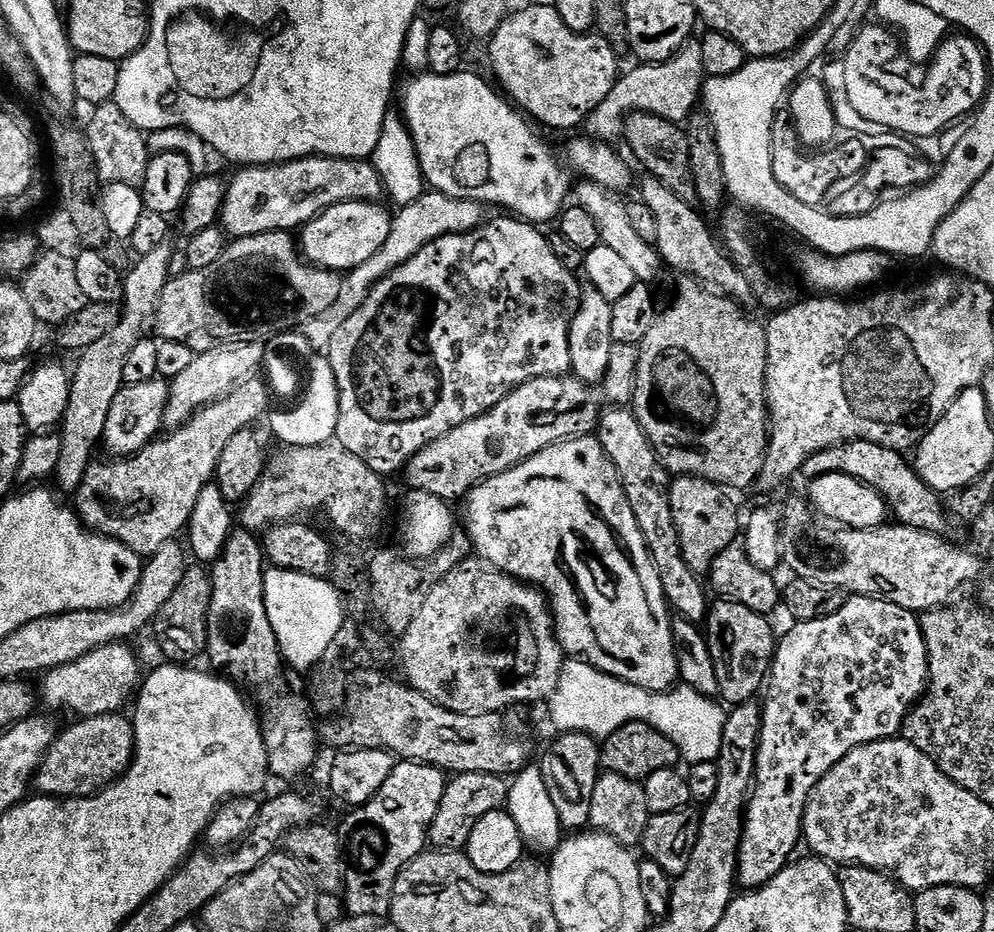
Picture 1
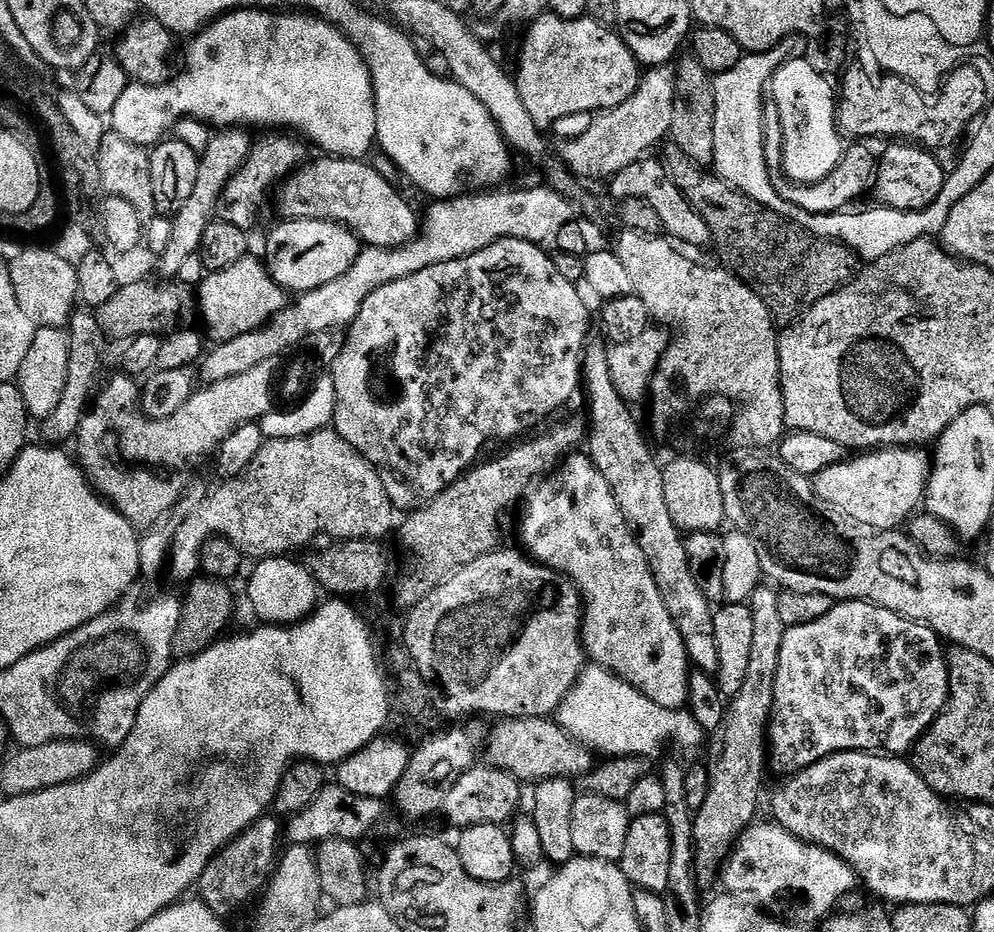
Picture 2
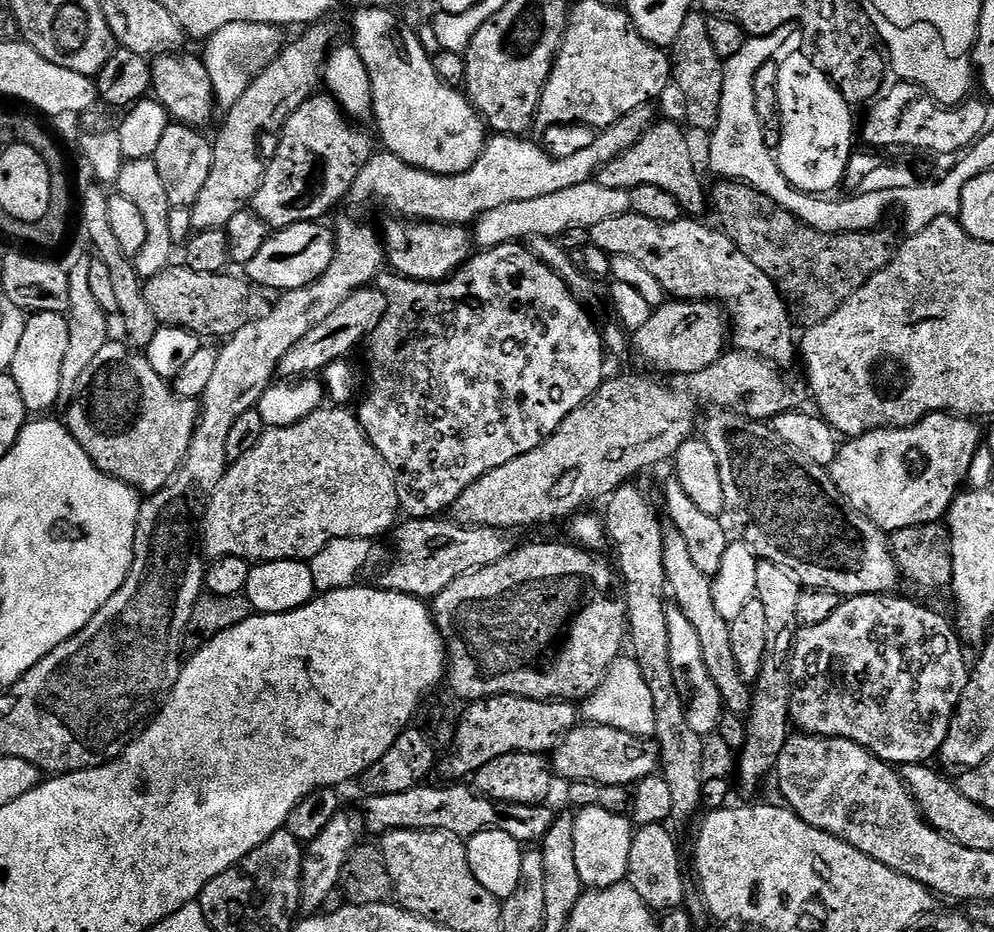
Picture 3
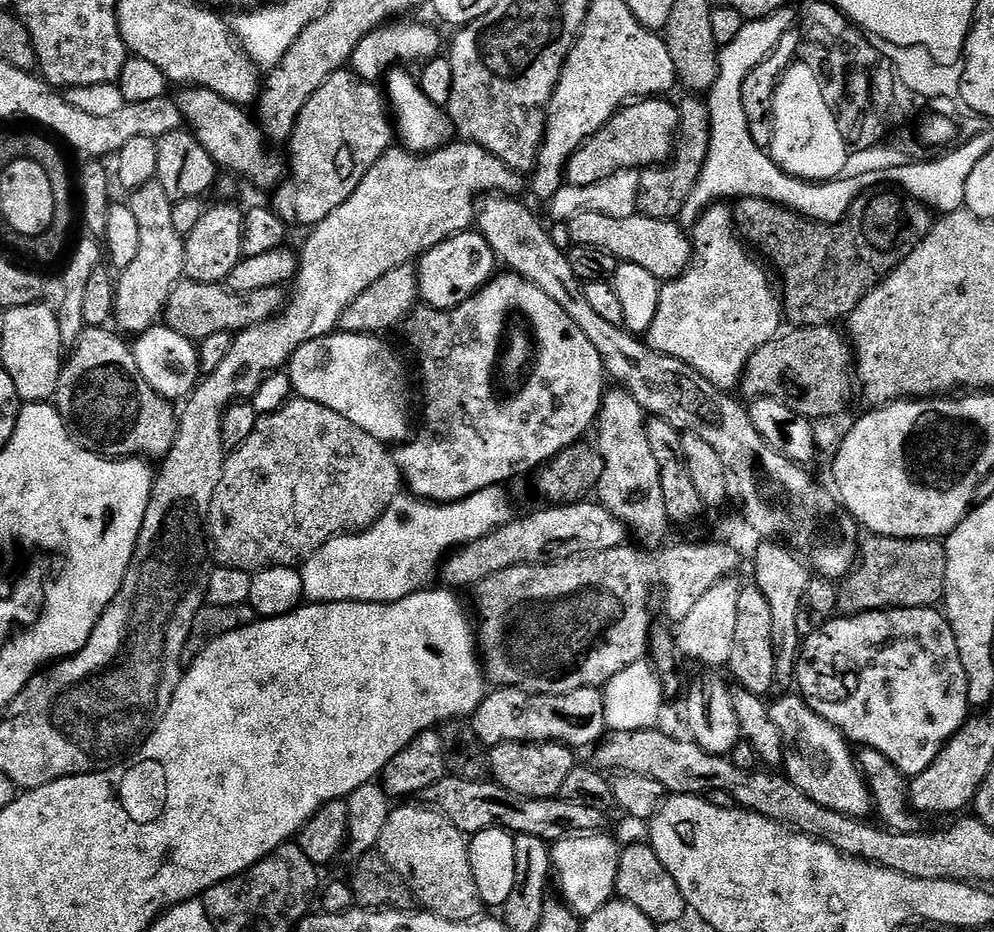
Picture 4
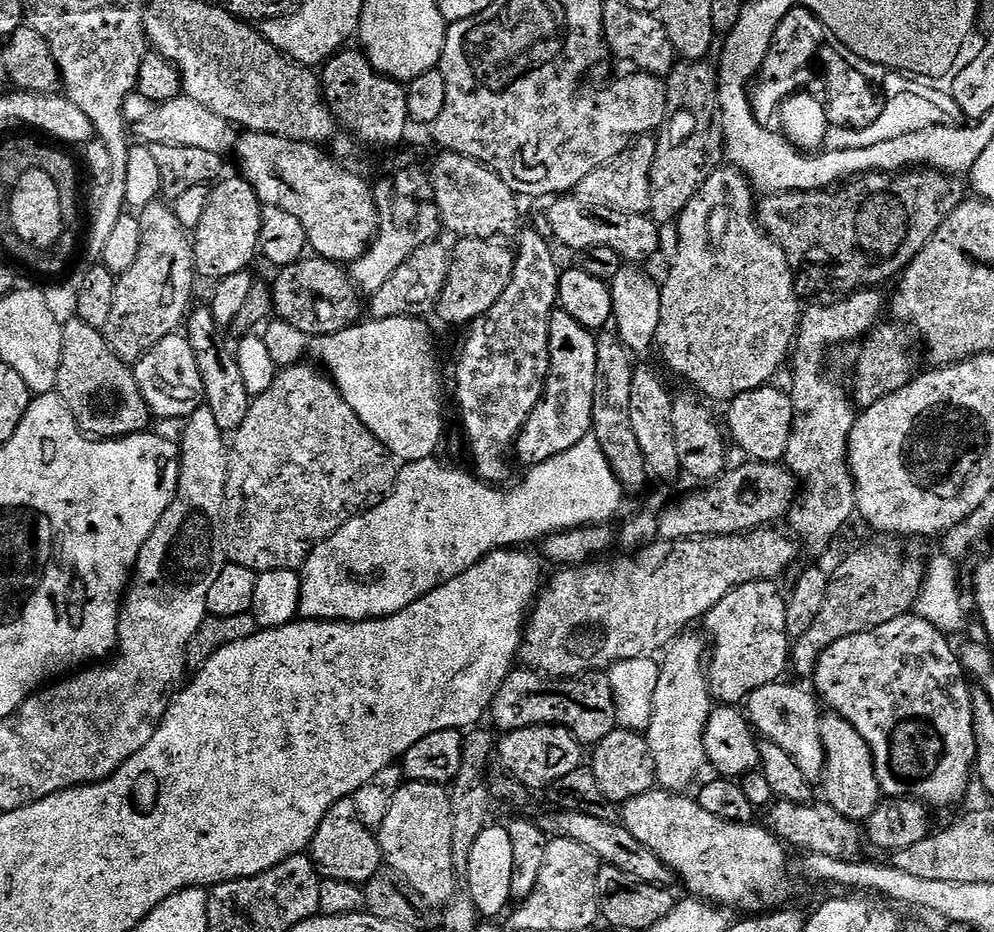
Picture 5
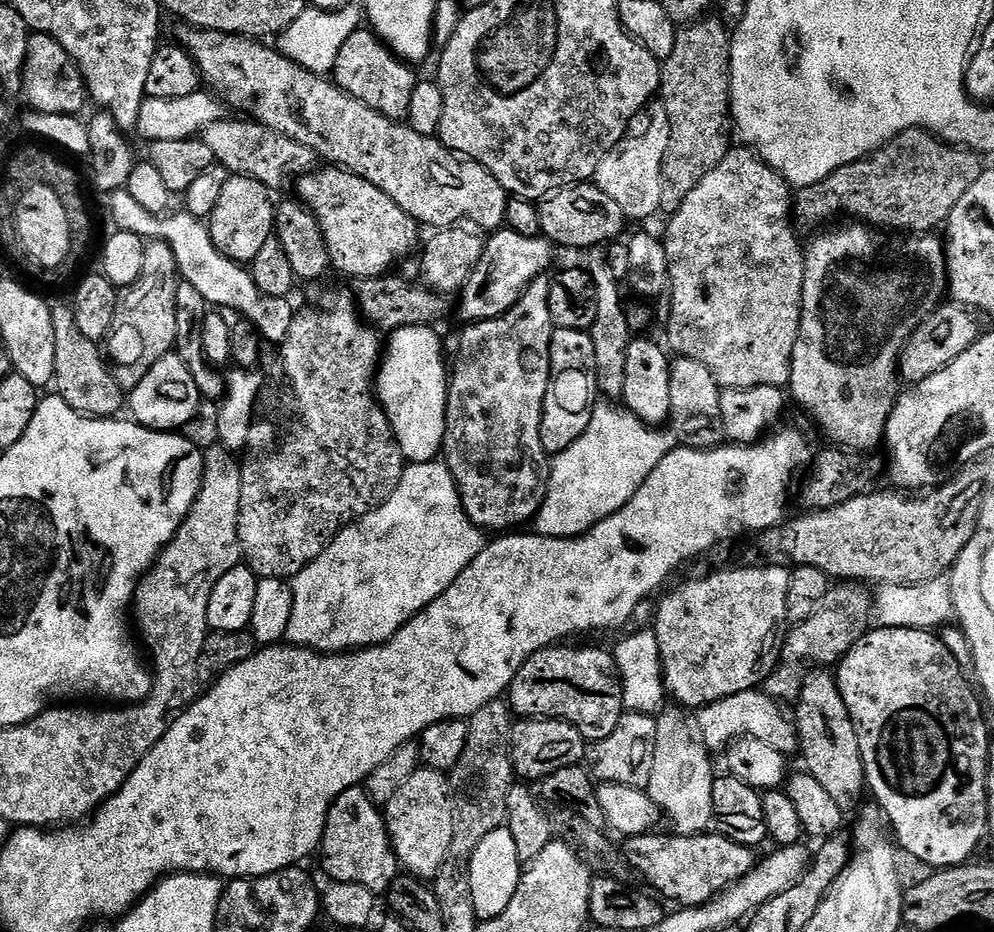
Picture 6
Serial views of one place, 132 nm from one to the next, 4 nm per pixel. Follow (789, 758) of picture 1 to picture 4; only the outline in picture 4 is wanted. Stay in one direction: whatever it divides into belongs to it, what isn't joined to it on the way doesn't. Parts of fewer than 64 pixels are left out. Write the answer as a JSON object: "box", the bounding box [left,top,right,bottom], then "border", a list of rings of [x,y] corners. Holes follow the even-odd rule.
{"box":[798,607,970,778],"border":[[[935,607],[887,608],[877,612],[863,612],[857,616],[837,615],[826,626],[822,626],[820,632],[815,632],[803,641],[798,661],[798,692],[818,715],[826,718],[826,722],[833,724],[853,745],[873,748],[886,754],[896,769],[908,778],[915,778],[930,767],[970,715],[966,670],[962,670],[962,658],[958,658],[958,642],[954,642],[954,630],[948,624],[947,615]]]}

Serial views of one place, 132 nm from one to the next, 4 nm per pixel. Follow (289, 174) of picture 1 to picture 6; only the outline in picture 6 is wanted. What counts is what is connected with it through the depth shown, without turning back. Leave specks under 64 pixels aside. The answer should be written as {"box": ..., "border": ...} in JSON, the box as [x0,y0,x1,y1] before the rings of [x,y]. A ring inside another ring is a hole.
{"box":[458,226,554,326],"border":[[[507,226],[491,233],[484,241],[482,258],[478,258],[478,266],[474,266],[474,274],[465,282],[458,292],[460,298],[460,316],[468,326],[483,326],[488,321],[506,314],[522,298],[526,286],[534,282],[534,278],[545,275],[552,264],[554,245],[543,235],[527,236],[514,234]]]}

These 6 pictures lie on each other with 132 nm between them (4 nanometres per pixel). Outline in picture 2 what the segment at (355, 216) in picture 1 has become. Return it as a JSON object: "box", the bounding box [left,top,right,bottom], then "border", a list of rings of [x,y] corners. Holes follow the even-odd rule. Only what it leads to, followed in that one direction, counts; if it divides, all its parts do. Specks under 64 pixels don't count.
{"box":[264,219,362,294],"border":[[[298,219],[280,222],[266,242],[264,261],[275,280],[299,294],[309,292],[346,274],[357,260],[362,242],[357,233],[333,220]]]}

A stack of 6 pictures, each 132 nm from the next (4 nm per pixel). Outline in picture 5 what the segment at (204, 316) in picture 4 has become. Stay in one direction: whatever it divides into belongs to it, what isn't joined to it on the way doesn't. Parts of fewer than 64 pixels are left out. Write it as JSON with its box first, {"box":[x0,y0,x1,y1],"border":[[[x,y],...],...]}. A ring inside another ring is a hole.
{"box":[271,258,361,338],"border":[[[305,258],[294,262],[290,266],[279,269],[275,275],[276,280],[273,279],[271,281],[272,310],[275,319],[282,322],[290,322],[290,326],[294,326],[294,330],[302,330],[302,334],[306,334],[310,338],[315,338],[317,336],[333,336],[342,330],[351,328],[354,324],[361,323],[361,293],[358,291],[356,285],[352,283],[351,275],[341,265],[335,264],[332,260]]]}

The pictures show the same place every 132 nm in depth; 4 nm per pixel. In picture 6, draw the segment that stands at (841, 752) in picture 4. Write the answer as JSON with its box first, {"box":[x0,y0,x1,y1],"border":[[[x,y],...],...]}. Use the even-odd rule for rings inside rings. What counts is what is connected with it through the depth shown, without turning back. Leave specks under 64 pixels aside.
{"box":[695,690,800,758],"border":[[[753,690],[734,694],[730,698],[722,698],[713,704],[706,704],[695,713],[699,739],[709,753],[723,753],[733,742],[747,738],[766,742],[766,746],[774,746],[785,758],[791,757],[800,747],[800,739],[796,733],[793,717],[783,712],[781,705],[762,690]]]}

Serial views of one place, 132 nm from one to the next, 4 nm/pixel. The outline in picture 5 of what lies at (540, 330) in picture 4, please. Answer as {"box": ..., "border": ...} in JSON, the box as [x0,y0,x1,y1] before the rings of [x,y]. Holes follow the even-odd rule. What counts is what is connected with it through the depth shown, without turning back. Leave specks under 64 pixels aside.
{"box":[514,310,598,466],"border":[[[557,310],[552,314],[550,322],[550,370],[548,381],[544,387],[544,399],[530,414],[530,418],[520,431],[520,436],[514,445],[514,456],[524,463],[524,466],[541,464],[566,450],[570,446],[578,446],[582,438],[590,435],[592,430],[592,415],[594,414],[594,378],[598,370],[598,350],[596,349],[596,336],[587,328],[583,328],[570,314]]]}

